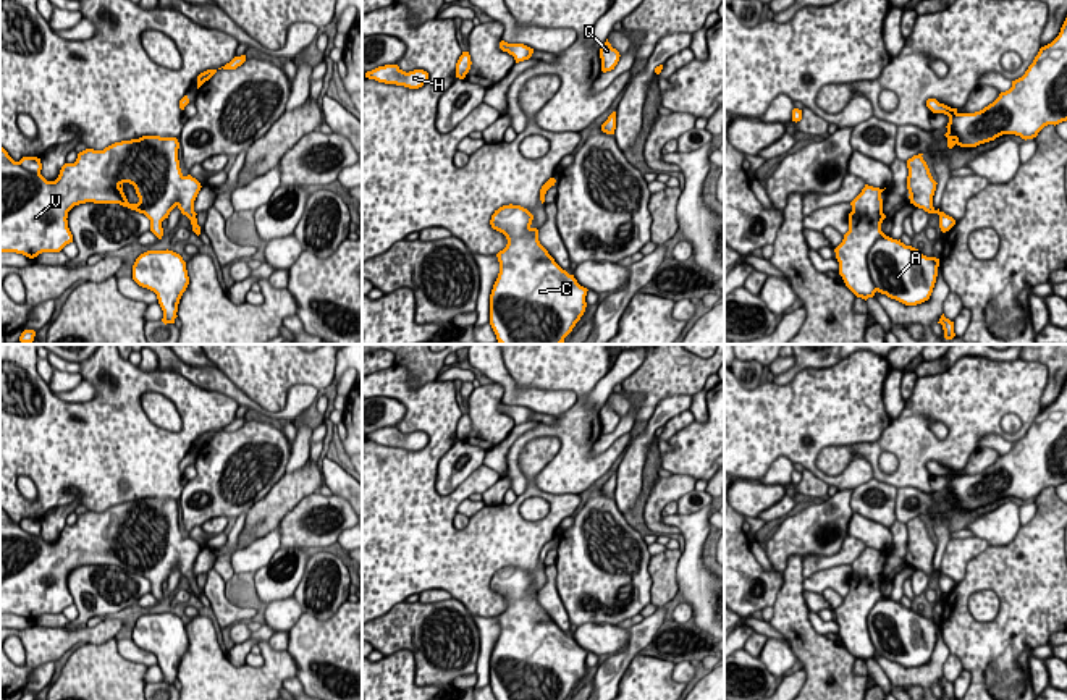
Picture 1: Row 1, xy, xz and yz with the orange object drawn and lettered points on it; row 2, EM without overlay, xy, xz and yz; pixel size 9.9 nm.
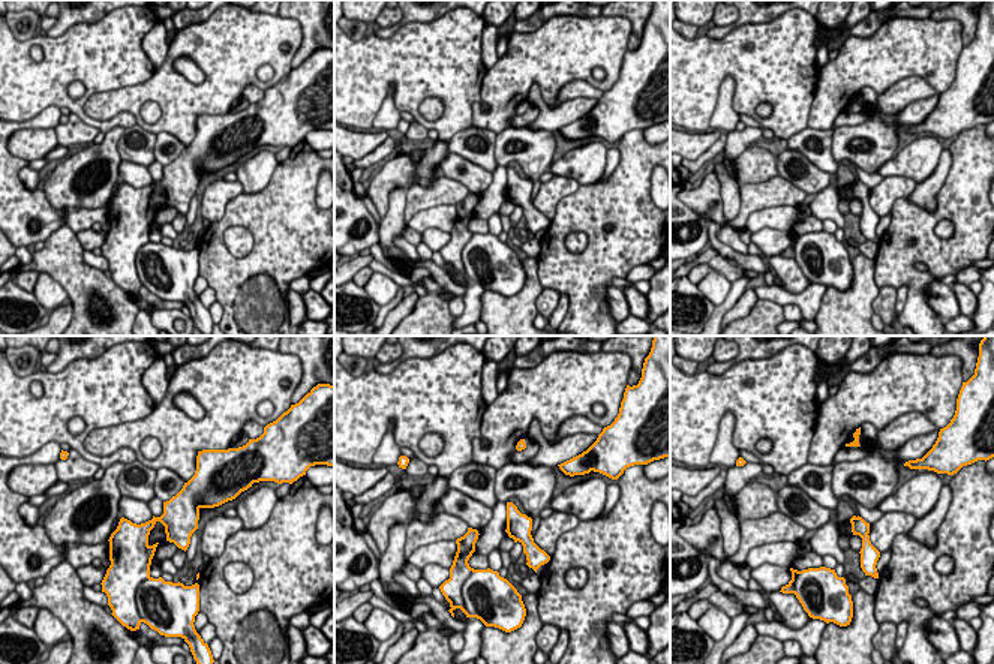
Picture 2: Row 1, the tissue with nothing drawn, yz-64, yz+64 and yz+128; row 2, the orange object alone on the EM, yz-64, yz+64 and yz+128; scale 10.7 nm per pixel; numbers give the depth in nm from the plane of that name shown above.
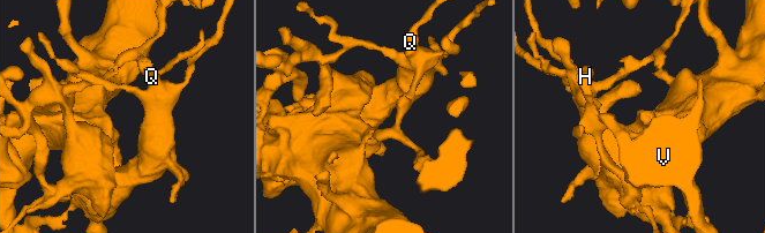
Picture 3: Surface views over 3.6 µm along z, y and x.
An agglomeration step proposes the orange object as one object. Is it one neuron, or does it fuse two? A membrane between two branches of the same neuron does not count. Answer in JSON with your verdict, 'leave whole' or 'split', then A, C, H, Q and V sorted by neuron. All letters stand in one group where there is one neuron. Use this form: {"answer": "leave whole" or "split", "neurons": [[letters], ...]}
{"answer": "split", "neurons": [["A", "H", "Q"], ["C", "V"]]}

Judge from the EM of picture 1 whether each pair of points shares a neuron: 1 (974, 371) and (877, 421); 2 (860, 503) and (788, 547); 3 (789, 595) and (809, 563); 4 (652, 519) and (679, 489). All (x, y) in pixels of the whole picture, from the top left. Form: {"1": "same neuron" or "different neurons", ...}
{"1": "different neurons", "2": "different neurons", "3": "different neurons", "4": "same neuron"}

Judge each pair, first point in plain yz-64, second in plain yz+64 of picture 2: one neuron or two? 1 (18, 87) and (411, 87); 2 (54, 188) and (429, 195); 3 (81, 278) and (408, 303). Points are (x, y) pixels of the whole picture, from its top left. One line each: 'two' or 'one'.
1: one
2: one
3: two

